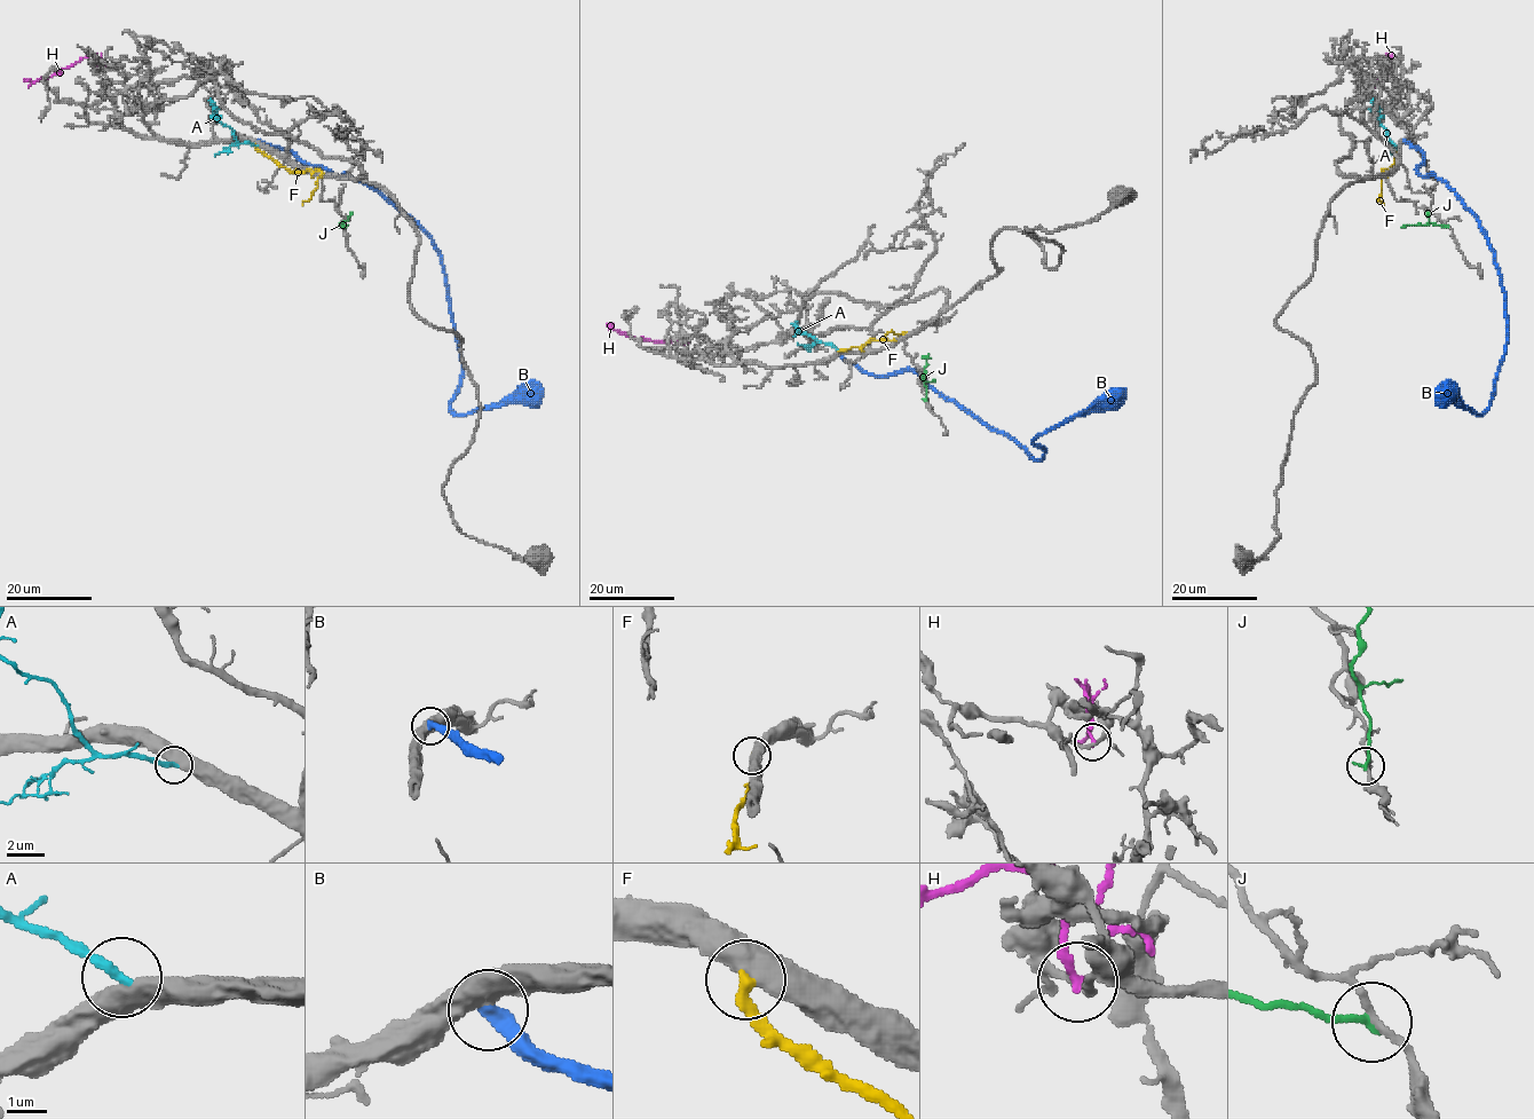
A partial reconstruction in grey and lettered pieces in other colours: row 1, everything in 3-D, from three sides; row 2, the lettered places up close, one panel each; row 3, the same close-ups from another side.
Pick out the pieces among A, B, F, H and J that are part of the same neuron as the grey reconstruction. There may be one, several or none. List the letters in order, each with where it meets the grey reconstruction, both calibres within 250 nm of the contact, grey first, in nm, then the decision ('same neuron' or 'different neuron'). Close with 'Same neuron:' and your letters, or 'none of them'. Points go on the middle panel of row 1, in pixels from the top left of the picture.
A: meets grey at (839, 351); 500 nm thick on the grey side, 280 nm on the other; same neuron
B: meets grey at (839, 355); 550 nm thick on the grey side, 420 nm on the other; different neuron
F: meets grey at (838, 351); 500 nm thick on the grey side, 280 nm on the other; different neuron
H: meets grey at (680, 343); 180 nm thick on the grey side, 200 nm on the other; different neuron
J: meets grey at (926, 400); 170 nm thick on the grey side, 200 nm on the other; different neuron
Same neuron: A

